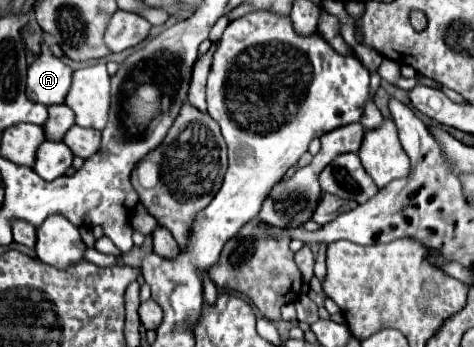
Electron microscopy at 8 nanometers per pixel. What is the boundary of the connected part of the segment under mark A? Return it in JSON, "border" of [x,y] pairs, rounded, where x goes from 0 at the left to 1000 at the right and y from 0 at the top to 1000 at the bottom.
{"border":[[[89,141],[84,164],[59,193],[55,280],[89,303],[127,303],[148,262],[148,239],[152,199],[101,141]]]}

